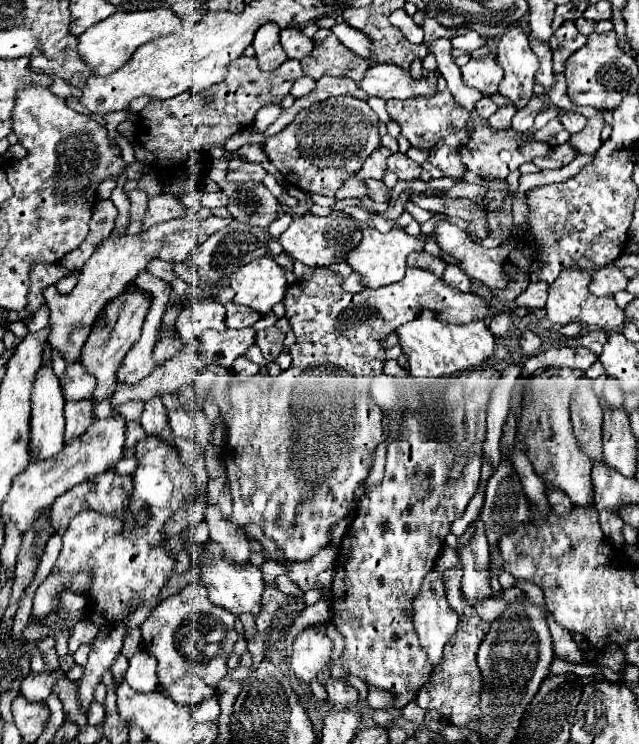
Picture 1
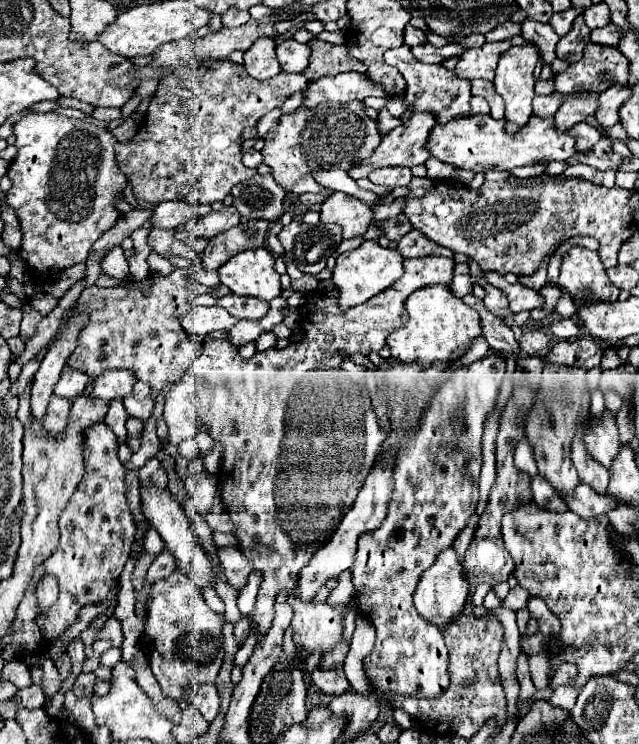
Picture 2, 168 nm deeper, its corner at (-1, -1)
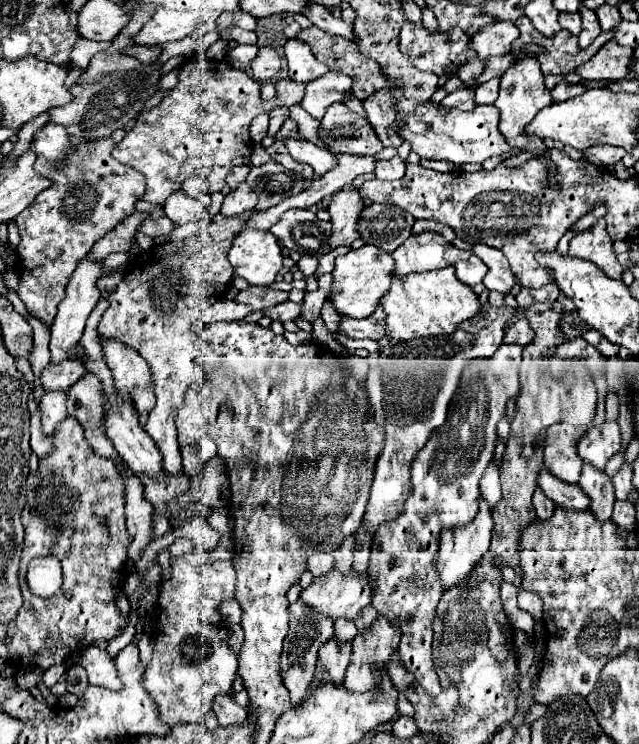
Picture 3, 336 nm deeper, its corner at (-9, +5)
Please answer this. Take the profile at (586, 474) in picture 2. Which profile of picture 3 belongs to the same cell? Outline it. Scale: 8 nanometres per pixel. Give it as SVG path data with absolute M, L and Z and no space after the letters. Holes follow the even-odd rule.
M583 467L579 487L591 497L591 511L597 519L605 521L611 517L615 491L613 481L605 471L595 471L595 467Z

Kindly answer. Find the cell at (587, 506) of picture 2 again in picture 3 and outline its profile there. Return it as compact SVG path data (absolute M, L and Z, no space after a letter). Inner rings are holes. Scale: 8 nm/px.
M543 469L539 473L537 485L559 507L577 509L577 511L585 511L587 509L587 495L583 495L583 491L579 491L579 485L563 483L561 479L555 479L555 475L551 475L547 469Z

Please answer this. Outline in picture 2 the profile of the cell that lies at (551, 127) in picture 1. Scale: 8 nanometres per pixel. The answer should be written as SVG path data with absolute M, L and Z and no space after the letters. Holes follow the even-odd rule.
M577 95L563 101L559 107L559 113L555 113L555 125L559 131L573 127L575 123L585 121L587 117L593 117L599 109L599 97L597 95Z

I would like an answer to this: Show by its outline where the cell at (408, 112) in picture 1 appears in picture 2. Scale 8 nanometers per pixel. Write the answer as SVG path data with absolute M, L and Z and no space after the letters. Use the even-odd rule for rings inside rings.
M401 45L397 49L389 49L385 53L385 61L389 65L395 65L399 69L399 73L405 77L407 93L405 93L403 99L407 103L415 105L413 111L431 111L431 113L437 115L437 123L451 121L459 115L469 115L471 113L471 109L469 109L471 81L465 81L465 79L457 77L455 71L445 69L441 63L427 64L417 61L407 45Z

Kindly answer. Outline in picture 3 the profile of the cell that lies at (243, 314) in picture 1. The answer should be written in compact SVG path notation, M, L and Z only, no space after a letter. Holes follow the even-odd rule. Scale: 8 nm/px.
M247 287L235 295L235 301L251 305L253 311L261 311L287 301L287 293L273 287Z

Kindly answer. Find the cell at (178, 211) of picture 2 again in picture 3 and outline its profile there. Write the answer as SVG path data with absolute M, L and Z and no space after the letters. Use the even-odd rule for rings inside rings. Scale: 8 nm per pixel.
M175 191L165 201L163 211L175 225L183 225L189 221L199 221L199 219L209 219L209 209L199 199L189 197L185 191Z

